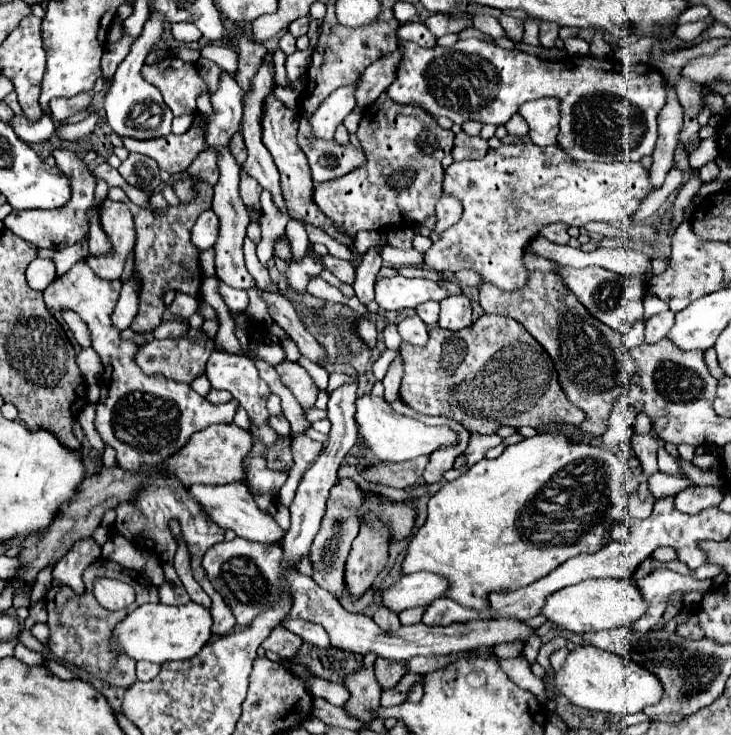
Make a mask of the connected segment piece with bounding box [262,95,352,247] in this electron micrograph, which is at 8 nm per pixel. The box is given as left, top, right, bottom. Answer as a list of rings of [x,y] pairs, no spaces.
[[[270,95],[266,99],[266,109],[264,109],[264,119],[262,119],[262,141],[264,141],[266,149],[272,153],[276,169],[280,173],[280,187],[284,193],[284,201],[288,205],[288,213],[292,213],[292,217],[296,217],[302,223],[324,229],[330,237],[334,237],[342,245],[352,247],[352,237],[348,237],[348,233],[344,233],[338,225],[332,225],[332,221],[328,221],[328,217],[324,217],[324,213],[320,213],[320,209],[316,209],[316,205],[312,201],[314,181],[312,181],[312,175],[308,169],[308,161],[296,143],[296,131],[298,131],[296,113],[292,109],[284,107],[278,99],[274,99],[274,95]]]

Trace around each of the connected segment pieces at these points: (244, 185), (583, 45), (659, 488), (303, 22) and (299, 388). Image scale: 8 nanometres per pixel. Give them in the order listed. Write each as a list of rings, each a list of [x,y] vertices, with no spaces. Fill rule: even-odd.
[[[242,171],[242,177],[240,177],[240,195],[242,195],[244,203],[246,203],[246,205],[258,203],[260,191],[262,191],[262,187],[256,183],[256,179],[248,177],[248,175]]]
[[[568,37],[562,41],[562,45],[570,55],[588,55],[588,43],[580,37]]]
[[[654,473],[650,479],[648,479],[648,485],[650,485],[650,491],[652,495],[658,499],[660,495],[674,495],[674,493],[680,493],[682,489],[690,487],[690,485],[696,485],[692,479],[688,477],[670,477],[666,473]]]
[[[300,17],[300,19],[296,19],[296,21],[292,21],[290,23],[290,27],[288,27],[288,33],[292,35],[292,37],[302,37],[302,35],[306,35],[308,33],[308,17]]]
[[[292,361],[278,363],[276,371],[280,373],[282,383],[294,393],[294,397],[298,399],[302,409],[306,409],[306,411],[312,409],[316,395],[318,395],[318,387],[312,381],[312,377],[308,375],[308,371],[304,367],[300,367],[298,363],[292,363]]]

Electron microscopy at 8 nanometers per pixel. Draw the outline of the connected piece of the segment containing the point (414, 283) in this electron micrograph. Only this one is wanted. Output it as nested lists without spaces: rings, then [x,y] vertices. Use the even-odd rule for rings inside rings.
[[[396,275],[392,279],[382,279],[376,283],[376,303],[386,311],[416,309],[426,301],[442,301],[448,291],[436,281],[428,279],[408,279]]]

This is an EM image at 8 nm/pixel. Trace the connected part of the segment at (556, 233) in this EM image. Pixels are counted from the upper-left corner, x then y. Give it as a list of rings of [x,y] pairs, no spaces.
[[[546,225],[544,229],[540,229],[540,235],[552,239],[558,245],[566,245],[570,239],[570,235],[566,233],[566,225]]]

